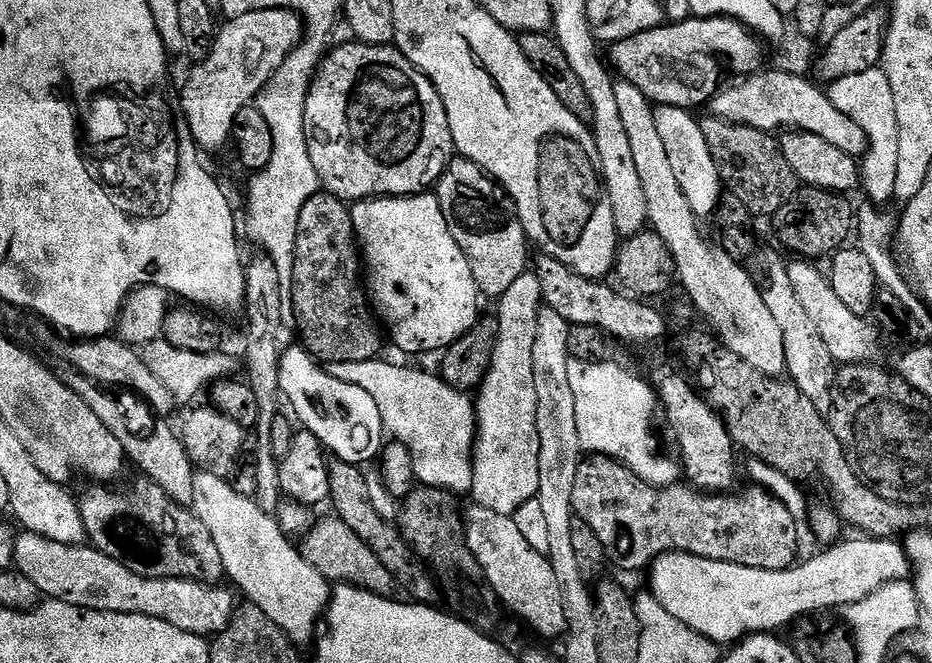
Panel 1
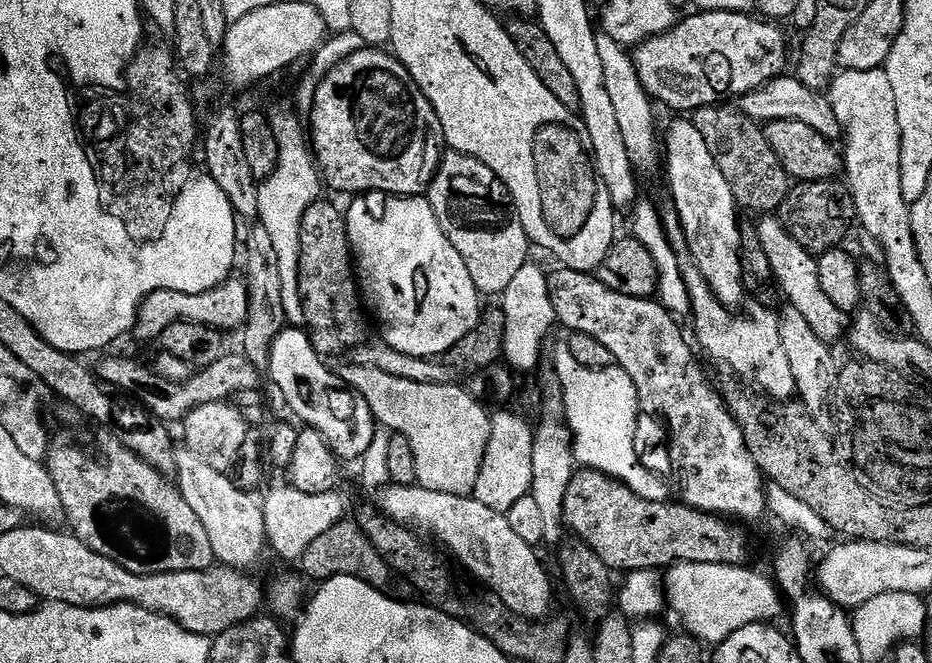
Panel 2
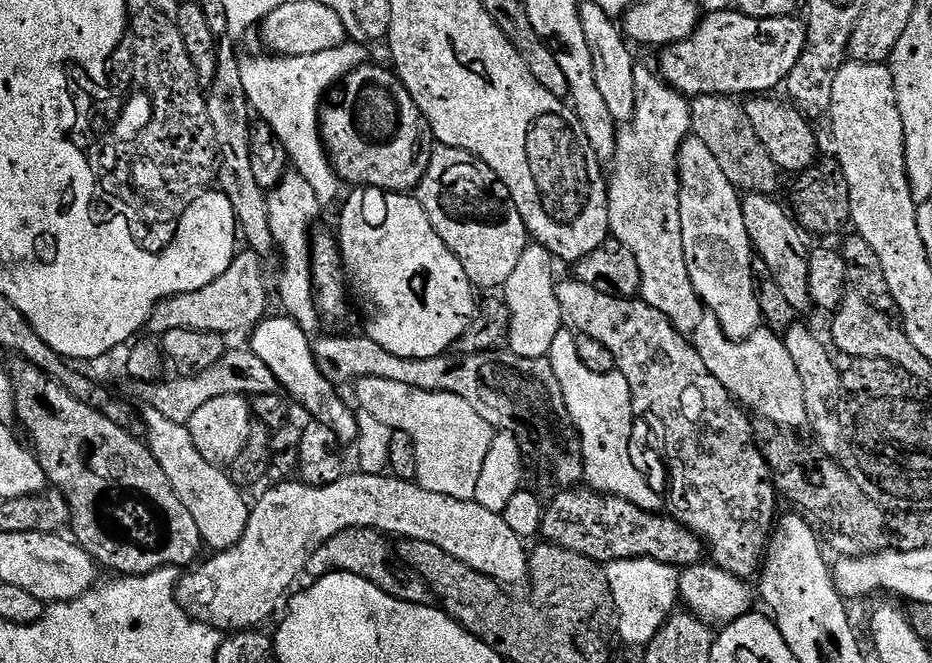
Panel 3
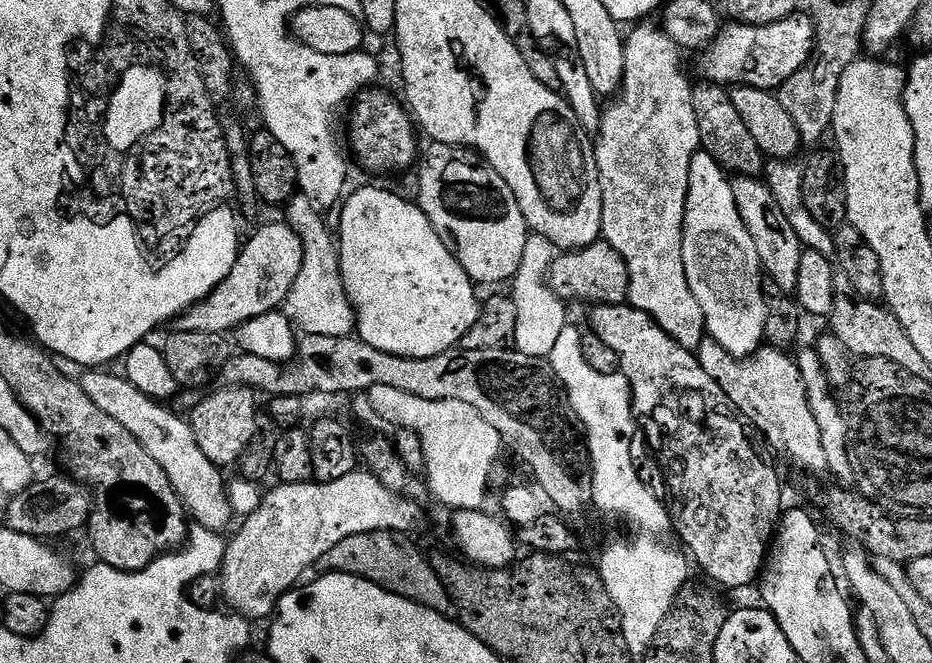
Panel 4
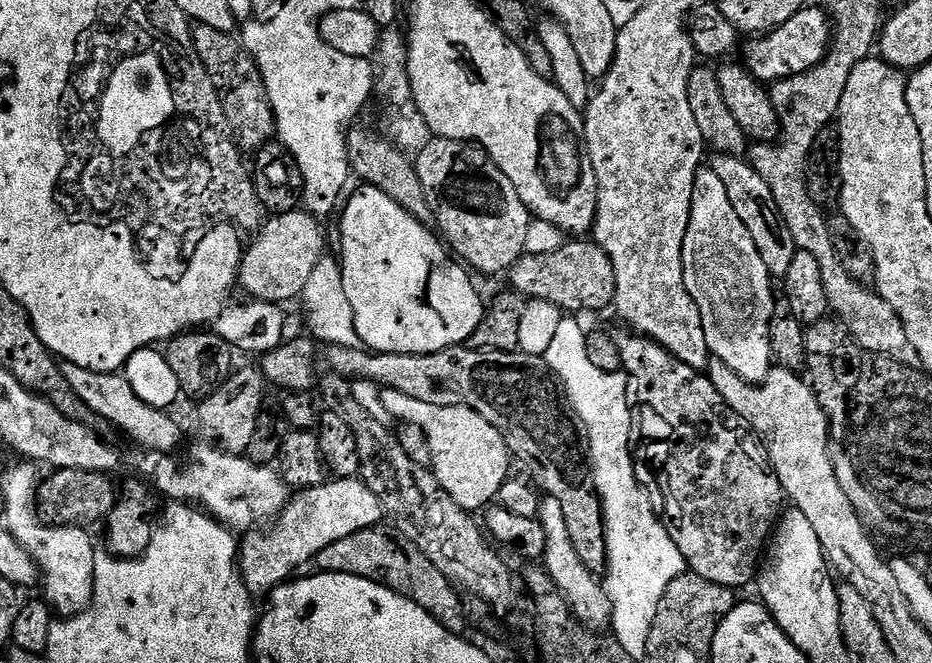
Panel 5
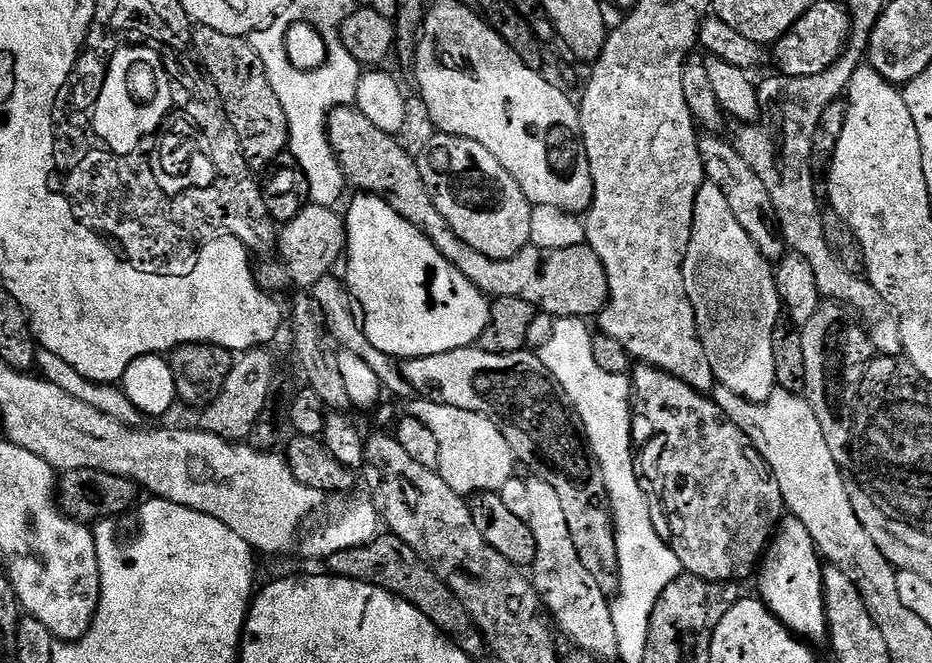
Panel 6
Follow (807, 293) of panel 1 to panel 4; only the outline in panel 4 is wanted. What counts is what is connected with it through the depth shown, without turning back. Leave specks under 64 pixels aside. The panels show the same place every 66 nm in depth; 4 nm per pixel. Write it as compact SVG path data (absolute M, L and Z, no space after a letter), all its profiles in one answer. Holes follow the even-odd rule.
M737 175L732 180L734 202L738 202L738 214L742 214L742 222L746 222L746 230L750 230L750 238L754 238L754 247L758 249L760 267L767 279L772 280L785 294L795 293L800 281L802 245L798 234L794 234L794 226L786 222L786 214L778 207L774 194L770 194L767 183L754 176Z

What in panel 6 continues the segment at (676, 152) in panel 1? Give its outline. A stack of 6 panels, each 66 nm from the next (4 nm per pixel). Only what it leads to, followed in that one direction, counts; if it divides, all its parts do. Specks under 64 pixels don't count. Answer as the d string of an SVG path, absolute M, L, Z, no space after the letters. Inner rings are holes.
M707 182L698 190L698 198L694 202L692 233L690 234L688 249L684 255L684 285L686 286L686 294L694 306L698 334L700 335L700 341L704 347L706 358L710 362L710 370L712 371L715 383L721 388L730 390L736 396L746 398L755 404L761 404L778 386L776 375L774 374L774 330L778 327L779 320L776 319L782 316L782 305L780 295L776 289L774 268L770 261L760 253L758 246L754 246L754 242L750 242L750 234L746 234L746 230L742 230L742 225L738 223L738 218L734 218L733 212L730 211L730 206L726 202L726 198L722 195L722 190L718 190L718 186Z

